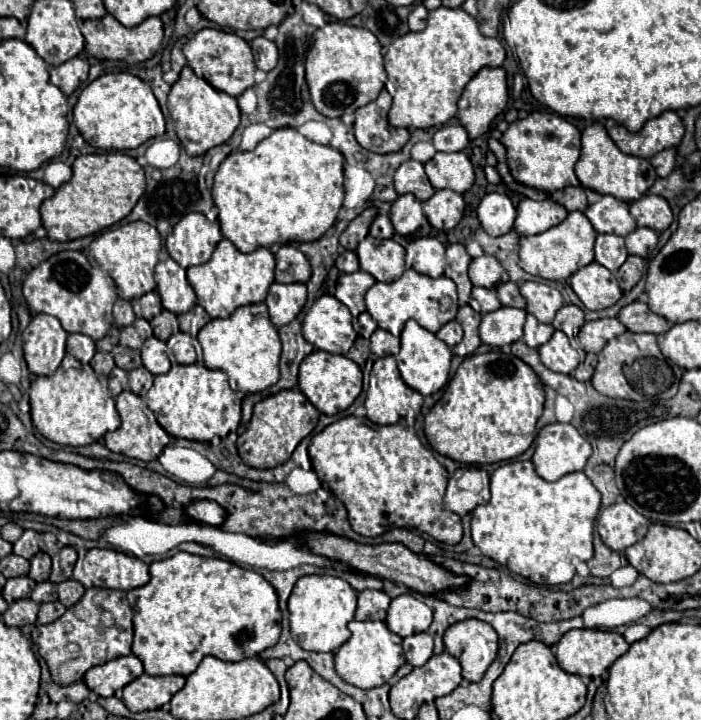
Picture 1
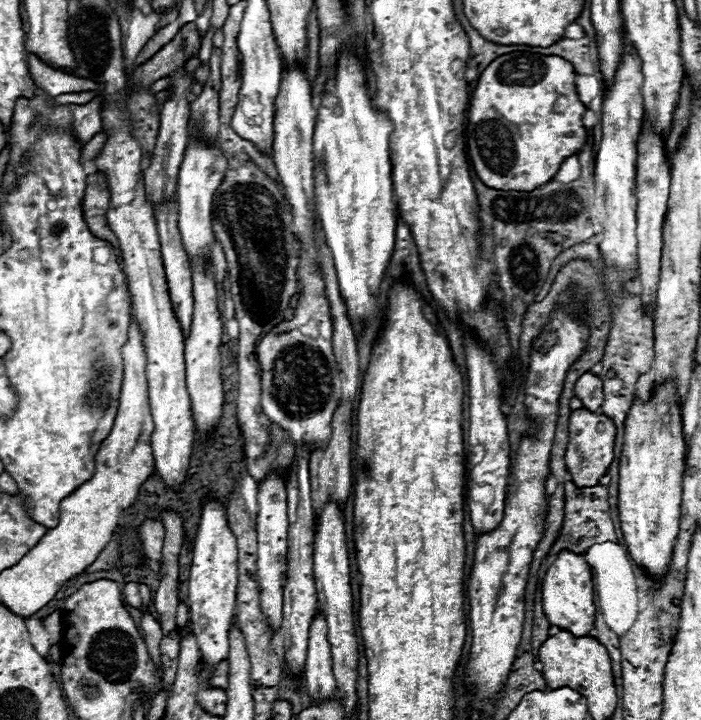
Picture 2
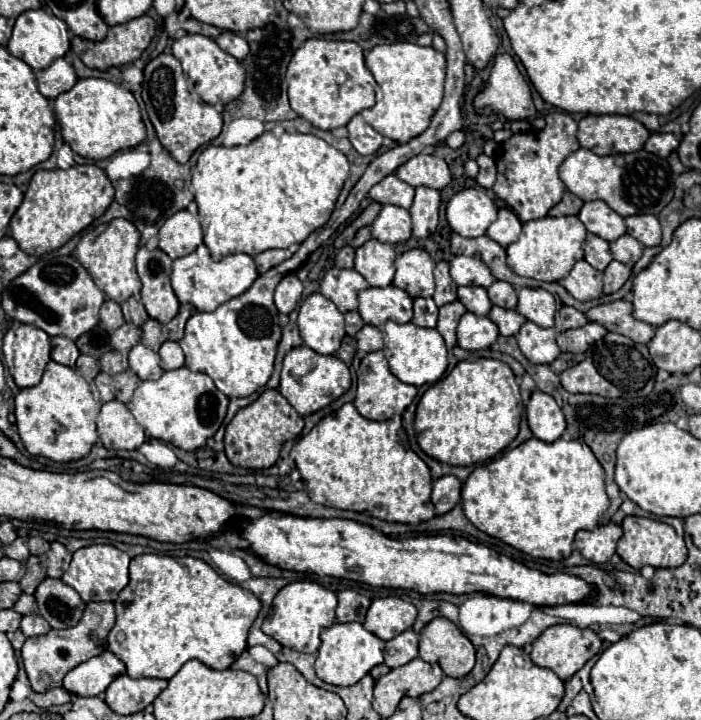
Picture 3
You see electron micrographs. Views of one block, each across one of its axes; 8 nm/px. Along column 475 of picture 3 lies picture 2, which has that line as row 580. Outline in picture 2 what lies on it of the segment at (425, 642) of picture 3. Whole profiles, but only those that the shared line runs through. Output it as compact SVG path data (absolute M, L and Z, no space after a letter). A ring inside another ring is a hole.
M662 388L652 392L650 402L642 404L638 398L630 408L624 428L624 446L620 456L620 492L618 492L618 516L624 542L628 546L630 558L644 568L648 578L656 584L660 582L670 566L674 544L680 528L680 500L682 500L682 474L684 474L684 432L680 410L672 398L674 388Z

